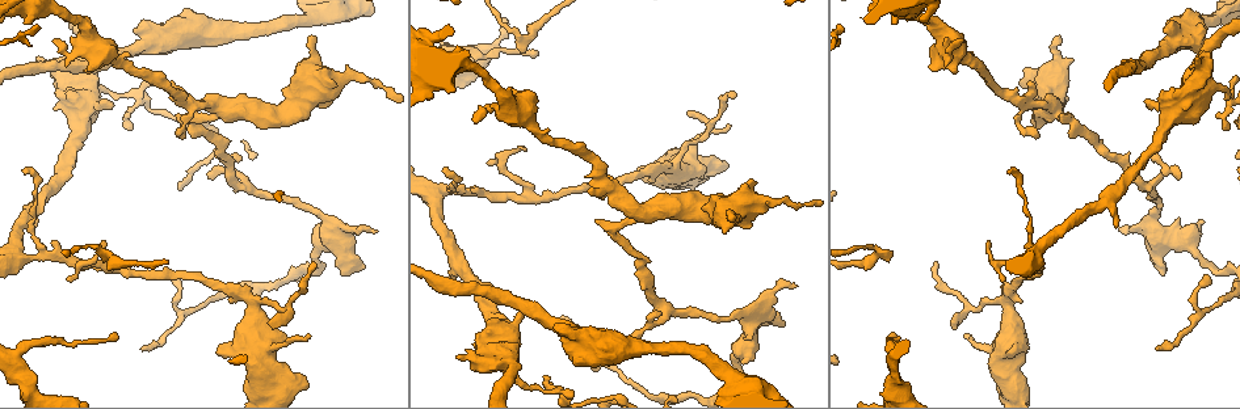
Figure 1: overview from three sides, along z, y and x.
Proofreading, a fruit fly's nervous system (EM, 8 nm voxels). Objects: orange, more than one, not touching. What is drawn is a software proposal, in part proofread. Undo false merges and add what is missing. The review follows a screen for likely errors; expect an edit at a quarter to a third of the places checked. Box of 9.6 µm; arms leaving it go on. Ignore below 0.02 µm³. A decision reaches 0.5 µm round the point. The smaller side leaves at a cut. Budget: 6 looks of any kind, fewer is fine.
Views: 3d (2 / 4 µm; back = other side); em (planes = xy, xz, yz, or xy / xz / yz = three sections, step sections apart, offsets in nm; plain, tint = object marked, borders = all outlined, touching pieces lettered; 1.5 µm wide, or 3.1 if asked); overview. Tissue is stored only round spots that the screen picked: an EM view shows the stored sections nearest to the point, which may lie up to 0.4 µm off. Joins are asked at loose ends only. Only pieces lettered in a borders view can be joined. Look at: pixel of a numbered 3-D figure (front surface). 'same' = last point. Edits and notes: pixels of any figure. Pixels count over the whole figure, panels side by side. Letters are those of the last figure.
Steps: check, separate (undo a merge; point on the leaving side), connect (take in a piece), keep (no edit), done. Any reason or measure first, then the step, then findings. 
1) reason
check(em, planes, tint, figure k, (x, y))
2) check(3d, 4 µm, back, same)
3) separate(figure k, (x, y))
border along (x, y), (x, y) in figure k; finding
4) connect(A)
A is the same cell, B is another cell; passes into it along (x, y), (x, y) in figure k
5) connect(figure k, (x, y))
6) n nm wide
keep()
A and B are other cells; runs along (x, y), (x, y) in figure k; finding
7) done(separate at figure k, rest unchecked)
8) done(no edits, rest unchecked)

calibre changes
check(em, planes, borders, figure 1, (253, 302))

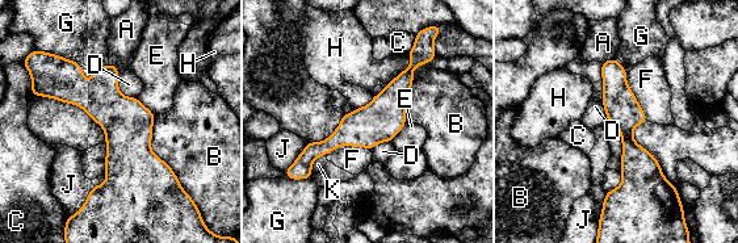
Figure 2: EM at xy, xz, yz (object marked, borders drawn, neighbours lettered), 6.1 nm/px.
B touches over 500 nm
keep()
A, B, C, D, E, F, G, H, J and K are other cells; runs along (424, 59), (359, 129), (307, 151) in figure 2; continuous, no second neuron

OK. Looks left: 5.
branch stops here
check(em, xz, step 8, borders, figure 1, (734, 93))

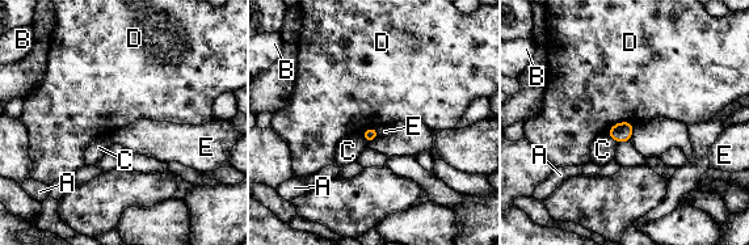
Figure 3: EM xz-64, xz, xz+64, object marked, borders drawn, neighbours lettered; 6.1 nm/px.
check(em, planes, borders, same)

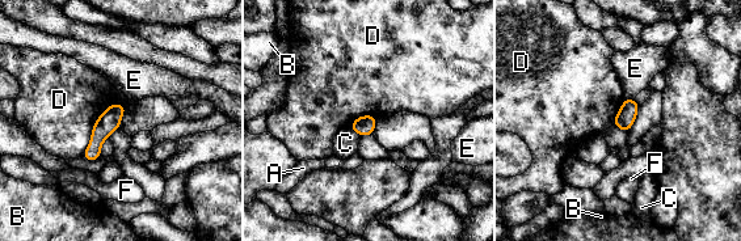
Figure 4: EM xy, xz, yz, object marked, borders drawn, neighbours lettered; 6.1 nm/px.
120 nm wide
keep()
A, B, C, D, E and F are other cells; runs along (118, 106), (100, 132), (89, 157) in figure 4; no lettered piece goes on from it

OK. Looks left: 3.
sudden change in width
check(3d, 4 µm, back, figure 1, (119, 57))

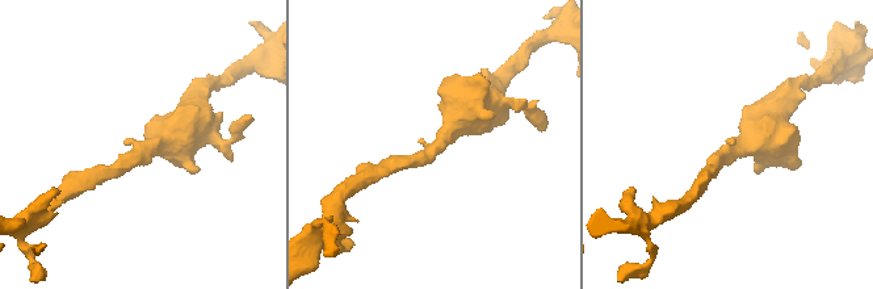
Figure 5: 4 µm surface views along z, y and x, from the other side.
arms of 200, 550 nm
check(em, planes, borders, figure 5, (445, 139))

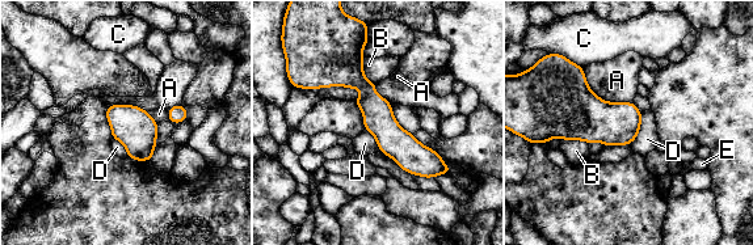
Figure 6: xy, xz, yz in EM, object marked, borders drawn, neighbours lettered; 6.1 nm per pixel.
keep()
A, B, C, D and E are other cells; border along (642, 112), (630, 143), (604, 146) in figure 6; all the same neuron

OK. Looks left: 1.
done(no edits, rest unchecked)

